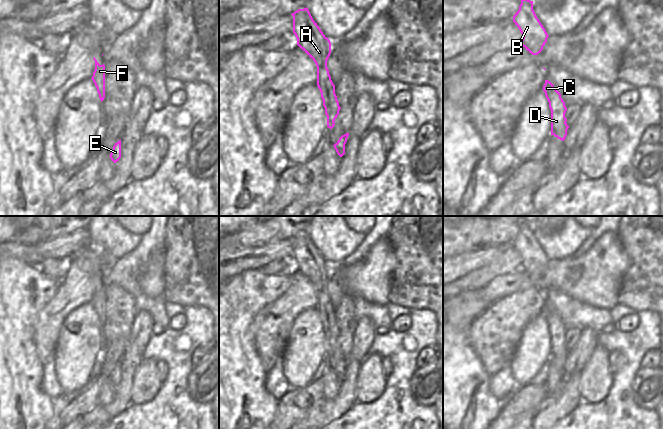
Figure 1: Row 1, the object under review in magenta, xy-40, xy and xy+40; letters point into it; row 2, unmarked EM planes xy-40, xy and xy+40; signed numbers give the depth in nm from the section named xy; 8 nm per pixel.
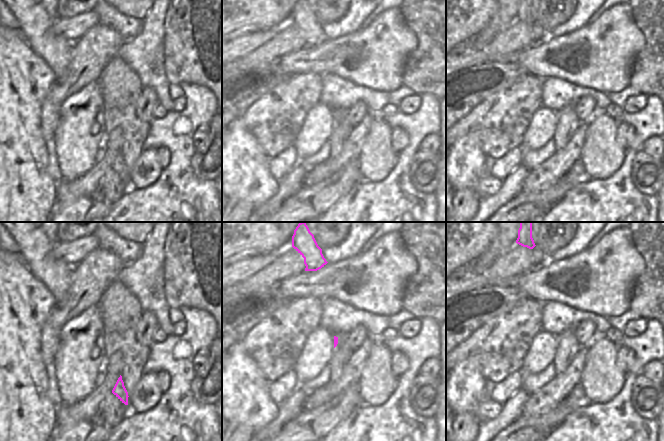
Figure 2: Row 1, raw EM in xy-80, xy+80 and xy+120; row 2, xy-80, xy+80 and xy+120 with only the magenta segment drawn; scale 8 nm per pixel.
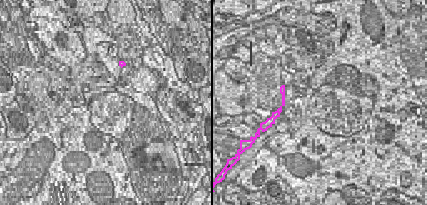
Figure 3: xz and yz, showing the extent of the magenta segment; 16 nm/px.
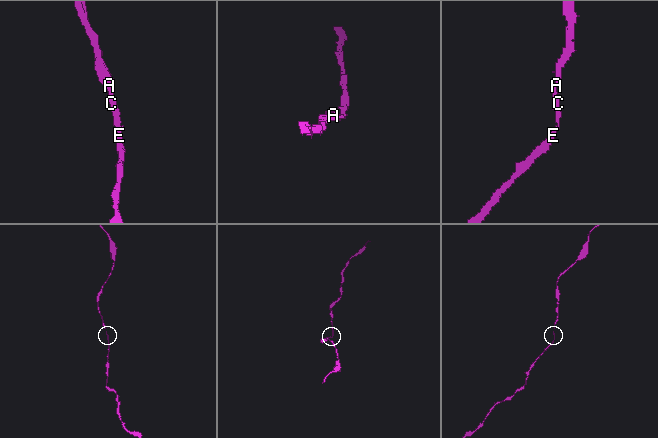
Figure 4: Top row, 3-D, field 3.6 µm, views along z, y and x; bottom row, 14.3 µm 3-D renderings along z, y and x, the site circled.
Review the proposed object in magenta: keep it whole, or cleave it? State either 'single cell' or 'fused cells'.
single cell

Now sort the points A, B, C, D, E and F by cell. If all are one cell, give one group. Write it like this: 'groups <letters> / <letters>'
groups A B C D E F

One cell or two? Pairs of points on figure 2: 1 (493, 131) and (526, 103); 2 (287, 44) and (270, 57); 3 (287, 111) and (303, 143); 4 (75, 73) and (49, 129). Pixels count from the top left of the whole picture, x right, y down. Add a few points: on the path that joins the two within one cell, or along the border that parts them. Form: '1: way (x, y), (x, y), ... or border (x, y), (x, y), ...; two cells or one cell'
1: way (501, 123), (518, 106); one cell
2: way (283, 44), (274, 53); one cell
3: border (308, 111), (293, 146); two cells
4: way (64, 87), (55, 96), (51, 104), (50, 115); one cell

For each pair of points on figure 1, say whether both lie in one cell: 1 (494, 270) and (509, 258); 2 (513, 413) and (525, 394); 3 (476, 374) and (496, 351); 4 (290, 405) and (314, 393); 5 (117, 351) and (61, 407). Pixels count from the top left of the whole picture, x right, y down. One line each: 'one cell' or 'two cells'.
1: one cell
2: one cell
3: two cells
4: one cell
5: one cell

